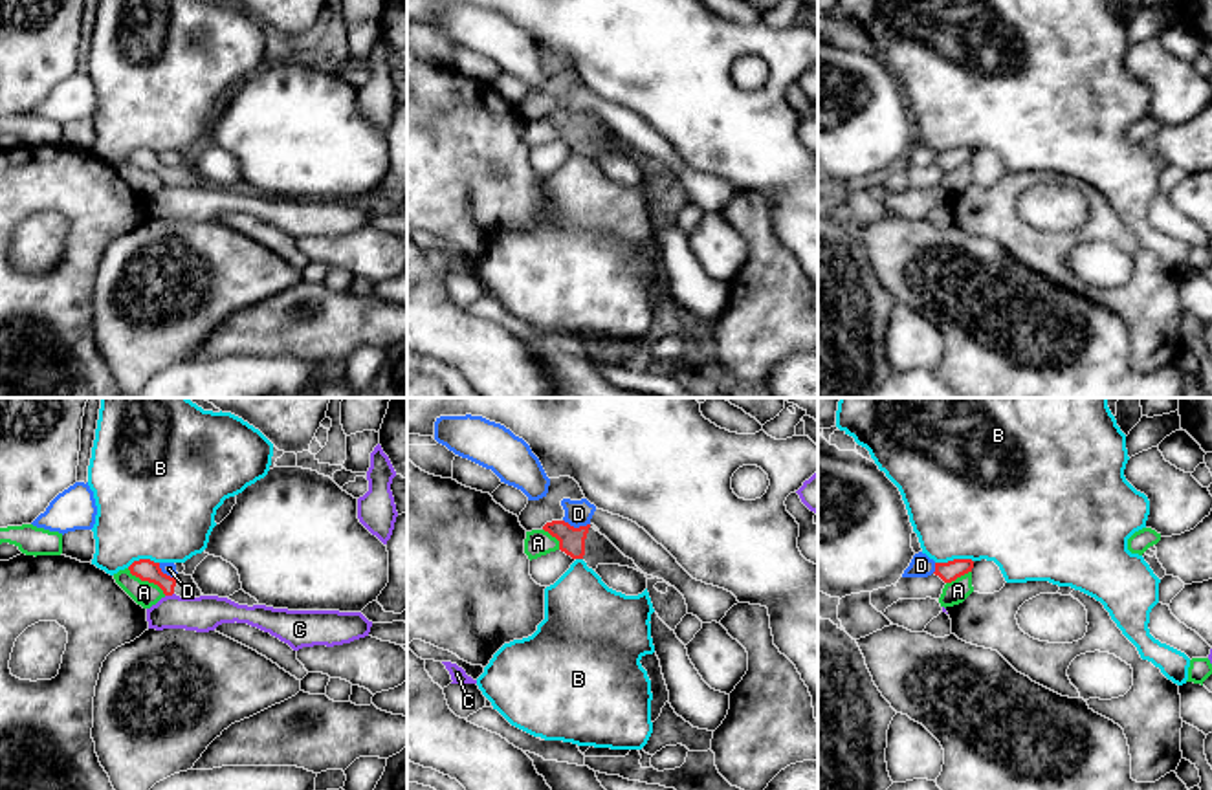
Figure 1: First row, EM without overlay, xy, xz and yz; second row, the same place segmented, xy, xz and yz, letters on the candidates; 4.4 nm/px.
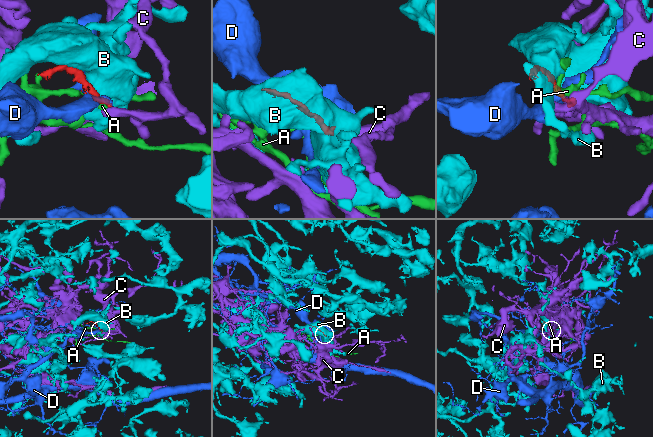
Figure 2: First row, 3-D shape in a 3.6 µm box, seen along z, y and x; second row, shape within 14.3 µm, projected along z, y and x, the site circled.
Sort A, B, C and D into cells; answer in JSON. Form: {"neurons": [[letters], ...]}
{"neurons": [["A"], ["B"], ["C"], ["D"]]}

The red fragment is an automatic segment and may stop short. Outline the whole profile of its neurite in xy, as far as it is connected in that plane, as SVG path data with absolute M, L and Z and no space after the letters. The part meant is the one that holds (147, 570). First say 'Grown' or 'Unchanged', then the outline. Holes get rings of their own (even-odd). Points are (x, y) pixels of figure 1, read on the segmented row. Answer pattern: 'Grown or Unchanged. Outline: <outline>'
Grown. Outline: M150 559L134 561L128 566L130 574L139 577L141 581L149 581L158 585L165 596L180 596L180 598L200 598L204 596L193 576L176 574L174 577L161 572L160 563Z

